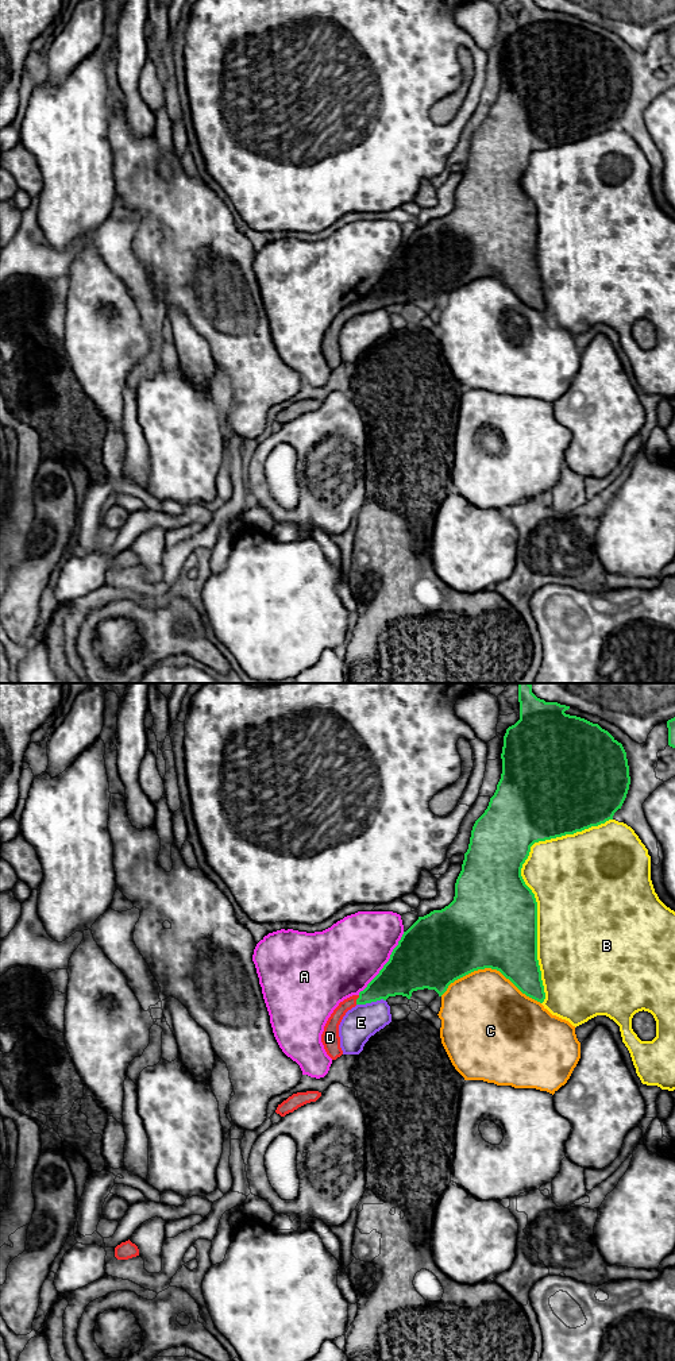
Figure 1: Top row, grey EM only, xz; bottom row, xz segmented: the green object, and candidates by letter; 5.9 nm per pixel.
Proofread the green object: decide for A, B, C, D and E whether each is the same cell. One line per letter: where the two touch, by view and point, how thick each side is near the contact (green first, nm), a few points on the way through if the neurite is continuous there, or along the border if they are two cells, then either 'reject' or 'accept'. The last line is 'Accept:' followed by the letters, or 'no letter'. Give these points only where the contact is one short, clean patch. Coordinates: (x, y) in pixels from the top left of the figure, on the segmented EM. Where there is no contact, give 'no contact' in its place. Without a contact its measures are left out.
A: contact xz (386, 963); calibres 380 and 400 nm; reject
B: contact xz (525, 885); calibres 500 and 460 nm; reject
C: contact xz (490, 967); calibres 500 and 440 nm; reject
D: contact xz (357, 999); calibres 190 and 100 nm; way xz (393, 979), (363, 998), (357, 999), (336, 1016), (331, 1030); accept
E: contact xz (370, 1002); calibres 240 and 200 nm; reject
Accept: D

